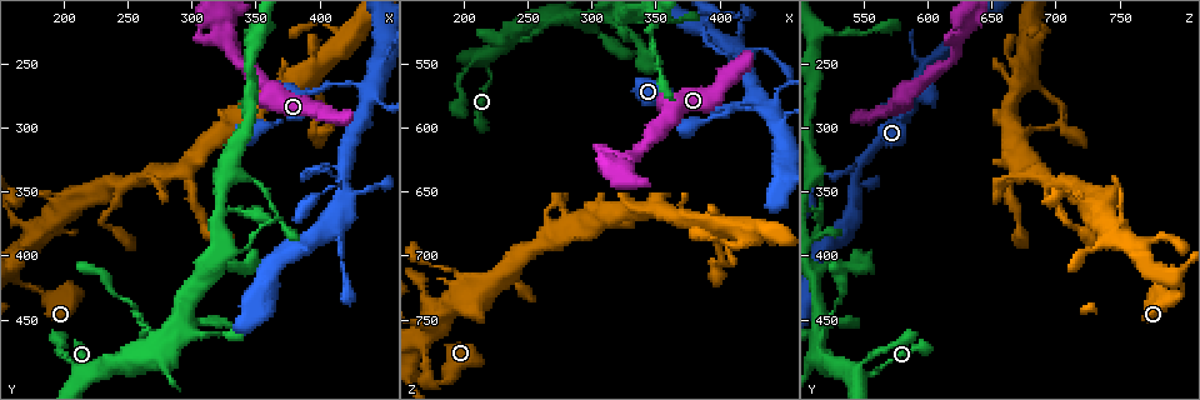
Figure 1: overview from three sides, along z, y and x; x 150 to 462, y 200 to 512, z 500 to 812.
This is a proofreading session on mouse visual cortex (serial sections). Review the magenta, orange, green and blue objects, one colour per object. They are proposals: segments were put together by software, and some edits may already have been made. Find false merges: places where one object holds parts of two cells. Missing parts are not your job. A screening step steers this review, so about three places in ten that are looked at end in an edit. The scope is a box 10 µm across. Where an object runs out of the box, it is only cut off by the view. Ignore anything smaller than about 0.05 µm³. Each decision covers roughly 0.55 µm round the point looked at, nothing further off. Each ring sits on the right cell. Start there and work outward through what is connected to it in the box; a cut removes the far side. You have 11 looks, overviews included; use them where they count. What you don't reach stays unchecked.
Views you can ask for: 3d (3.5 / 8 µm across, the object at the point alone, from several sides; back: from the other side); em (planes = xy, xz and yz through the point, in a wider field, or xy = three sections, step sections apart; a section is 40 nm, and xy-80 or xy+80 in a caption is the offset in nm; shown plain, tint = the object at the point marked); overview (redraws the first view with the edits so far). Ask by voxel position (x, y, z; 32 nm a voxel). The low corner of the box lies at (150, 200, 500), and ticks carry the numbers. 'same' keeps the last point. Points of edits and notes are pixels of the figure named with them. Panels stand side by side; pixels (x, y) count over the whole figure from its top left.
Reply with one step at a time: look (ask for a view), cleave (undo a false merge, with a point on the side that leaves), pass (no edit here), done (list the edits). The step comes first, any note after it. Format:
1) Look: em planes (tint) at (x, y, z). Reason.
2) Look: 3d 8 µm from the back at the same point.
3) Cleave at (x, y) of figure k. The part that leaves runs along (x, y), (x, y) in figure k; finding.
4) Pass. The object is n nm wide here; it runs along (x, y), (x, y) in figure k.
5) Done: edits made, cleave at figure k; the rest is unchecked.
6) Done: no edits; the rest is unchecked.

Look: 3d 3.5 µm at (420, 330, 546). Thin neck.

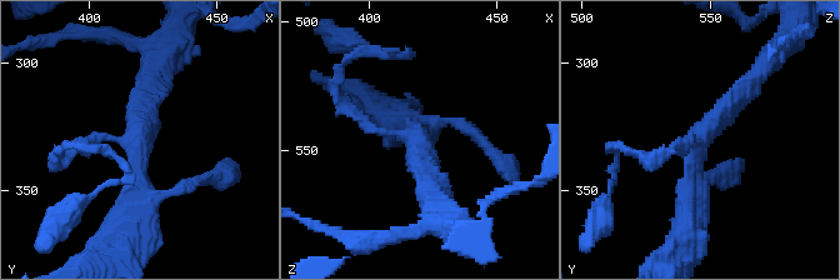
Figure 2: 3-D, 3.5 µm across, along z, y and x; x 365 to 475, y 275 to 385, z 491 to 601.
Look: em xy step 3 (plain) at (420, 329, 546). Now the EM.

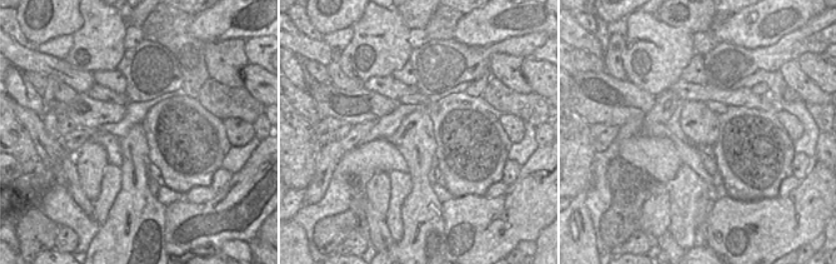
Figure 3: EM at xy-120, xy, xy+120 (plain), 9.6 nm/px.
Look: em xy step 3 (tint) at the same point. Where the object lies.

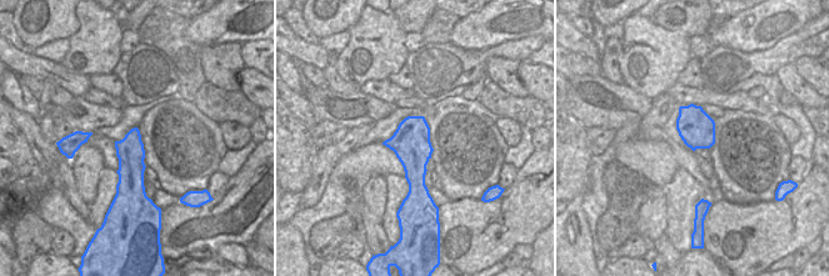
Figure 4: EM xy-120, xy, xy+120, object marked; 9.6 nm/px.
Pass. It runs along (753, 78), (695, 146), (689, 224) in figure 2; one cell here.

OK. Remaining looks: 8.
Look: 3d 3.5 µm at (298, 452, 522). Thin arm on a thick one.

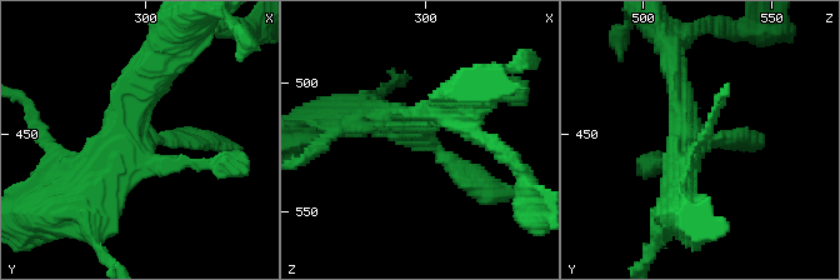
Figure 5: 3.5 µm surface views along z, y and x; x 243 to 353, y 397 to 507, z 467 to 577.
Look: em planes (tint) at (297, 451, 522).

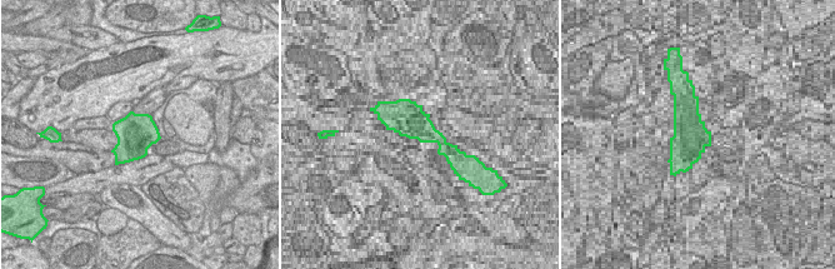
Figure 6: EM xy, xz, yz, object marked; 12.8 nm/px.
Pass. The object is 500 nm wide here; it runs along (365, 114), (404, 123), (484, 188) in figure 5; all the same cell.

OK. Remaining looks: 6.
Look: 3d 8 µm at (344, 226, 524). Three-way junction.

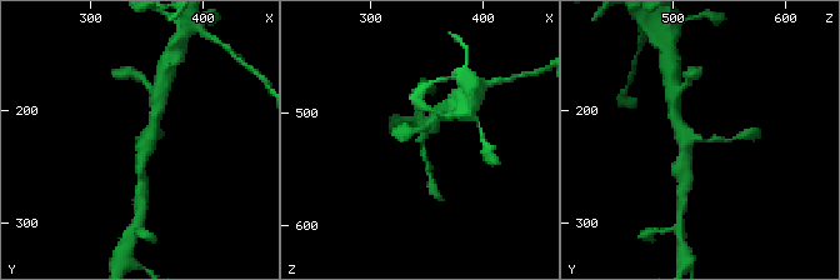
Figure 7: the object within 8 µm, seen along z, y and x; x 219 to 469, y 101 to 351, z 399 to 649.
Look: em xy step 2 (tint) at the same point. 3 arms meet here; the arms are 150, 300, 350 nm wide; need the tissue.

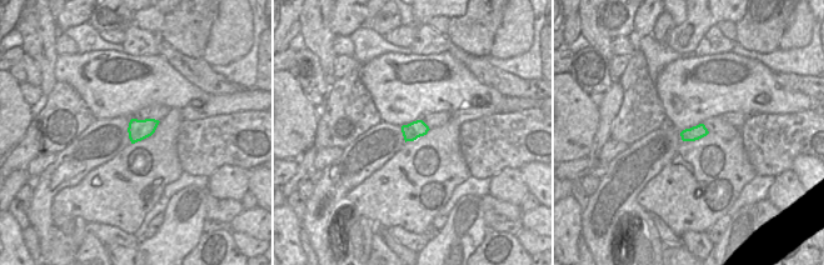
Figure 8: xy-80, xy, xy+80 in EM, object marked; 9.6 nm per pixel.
Pass. It runs along (683, 161), (690, 138), (730, 140) in figure 7; continuous, no second cell.

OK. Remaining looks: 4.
Look: 3d 3.5 µm at (444, 276, 584).

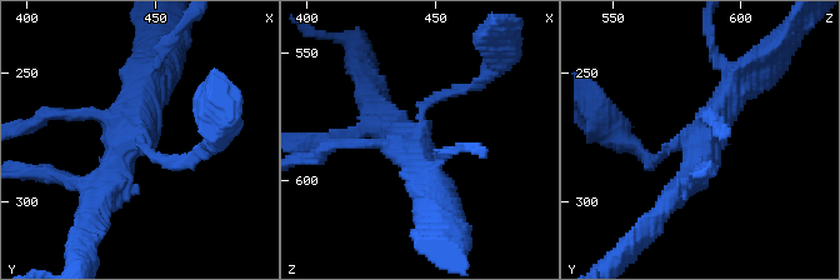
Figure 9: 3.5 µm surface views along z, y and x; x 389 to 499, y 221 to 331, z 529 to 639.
Look: em xy step 3 (tint) at (442, 273, 586). Need the tissue.

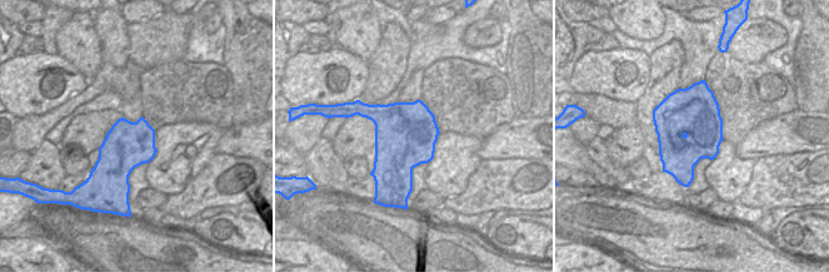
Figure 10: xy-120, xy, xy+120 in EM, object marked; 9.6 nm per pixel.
Pass. It runs along (84, 181), (119, 165), (156, 70) in figure 9; continuous, no second cell.

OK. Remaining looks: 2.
Done: no edits; the rest is unchecked.

